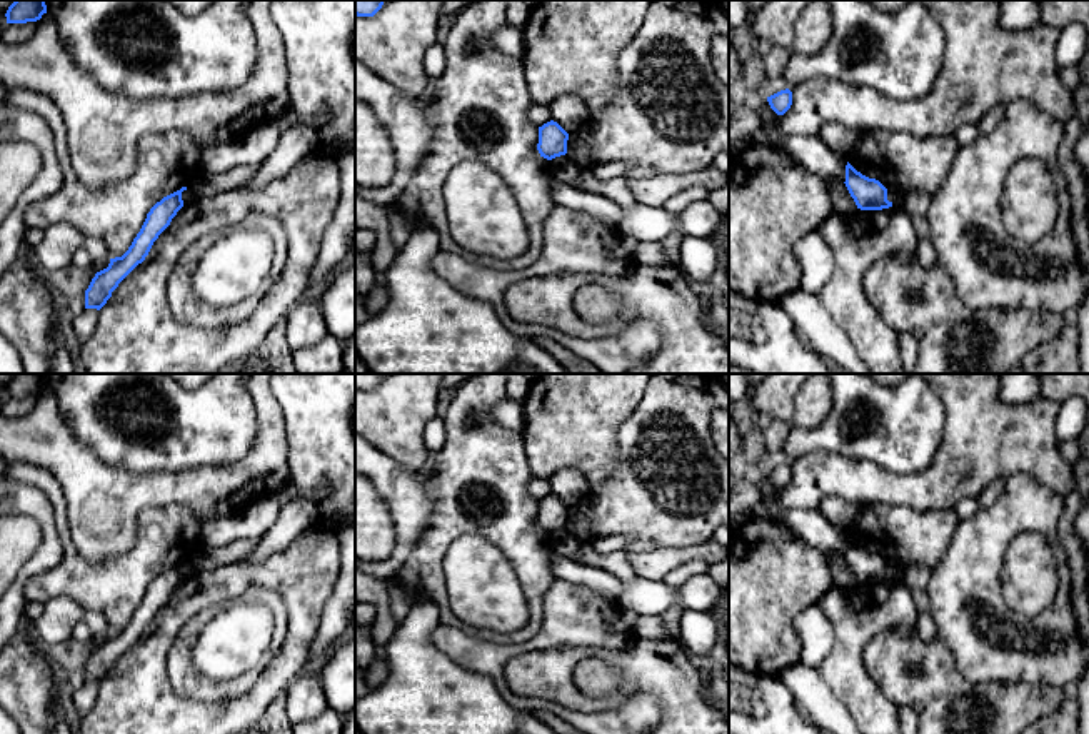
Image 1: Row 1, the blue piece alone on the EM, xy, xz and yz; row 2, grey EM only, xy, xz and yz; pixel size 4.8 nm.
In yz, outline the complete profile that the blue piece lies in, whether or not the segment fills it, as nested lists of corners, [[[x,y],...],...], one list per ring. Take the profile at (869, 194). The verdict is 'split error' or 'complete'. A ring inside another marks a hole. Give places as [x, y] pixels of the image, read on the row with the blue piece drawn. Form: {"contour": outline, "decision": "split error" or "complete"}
{"contour": [[[849,162],[846,165],[846,187],[861,210],[882,210],[892,207],[887,189],[876,178],[857,172]]], "decision": "complete"}

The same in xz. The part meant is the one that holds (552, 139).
{"contour": [[[554,120],[539,127],[537,150],[540,157],[552,160],[567,153],[569,133]]], "decision": "complete"}

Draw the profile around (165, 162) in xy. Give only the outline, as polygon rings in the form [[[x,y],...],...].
[[[8,88],[7,103],[42,117],[53,132],[62,187],[25,210],[28,227],[67,222],[83,235],[98,237],[110,259],[122,257],[140,232],[150,209],[188,187],[200,175],[202,147],[185,132],[147,133],[138,140],[135,170],[100,190],[87,189],[75,173],[67,147],[67,125],[58,107],[27,88]]]

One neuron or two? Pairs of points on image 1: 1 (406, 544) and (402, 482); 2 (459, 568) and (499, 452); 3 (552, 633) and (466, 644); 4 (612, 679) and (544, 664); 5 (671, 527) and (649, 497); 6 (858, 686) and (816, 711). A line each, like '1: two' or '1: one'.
1: one
2: two
3: one
4: two
5: one
6: two

